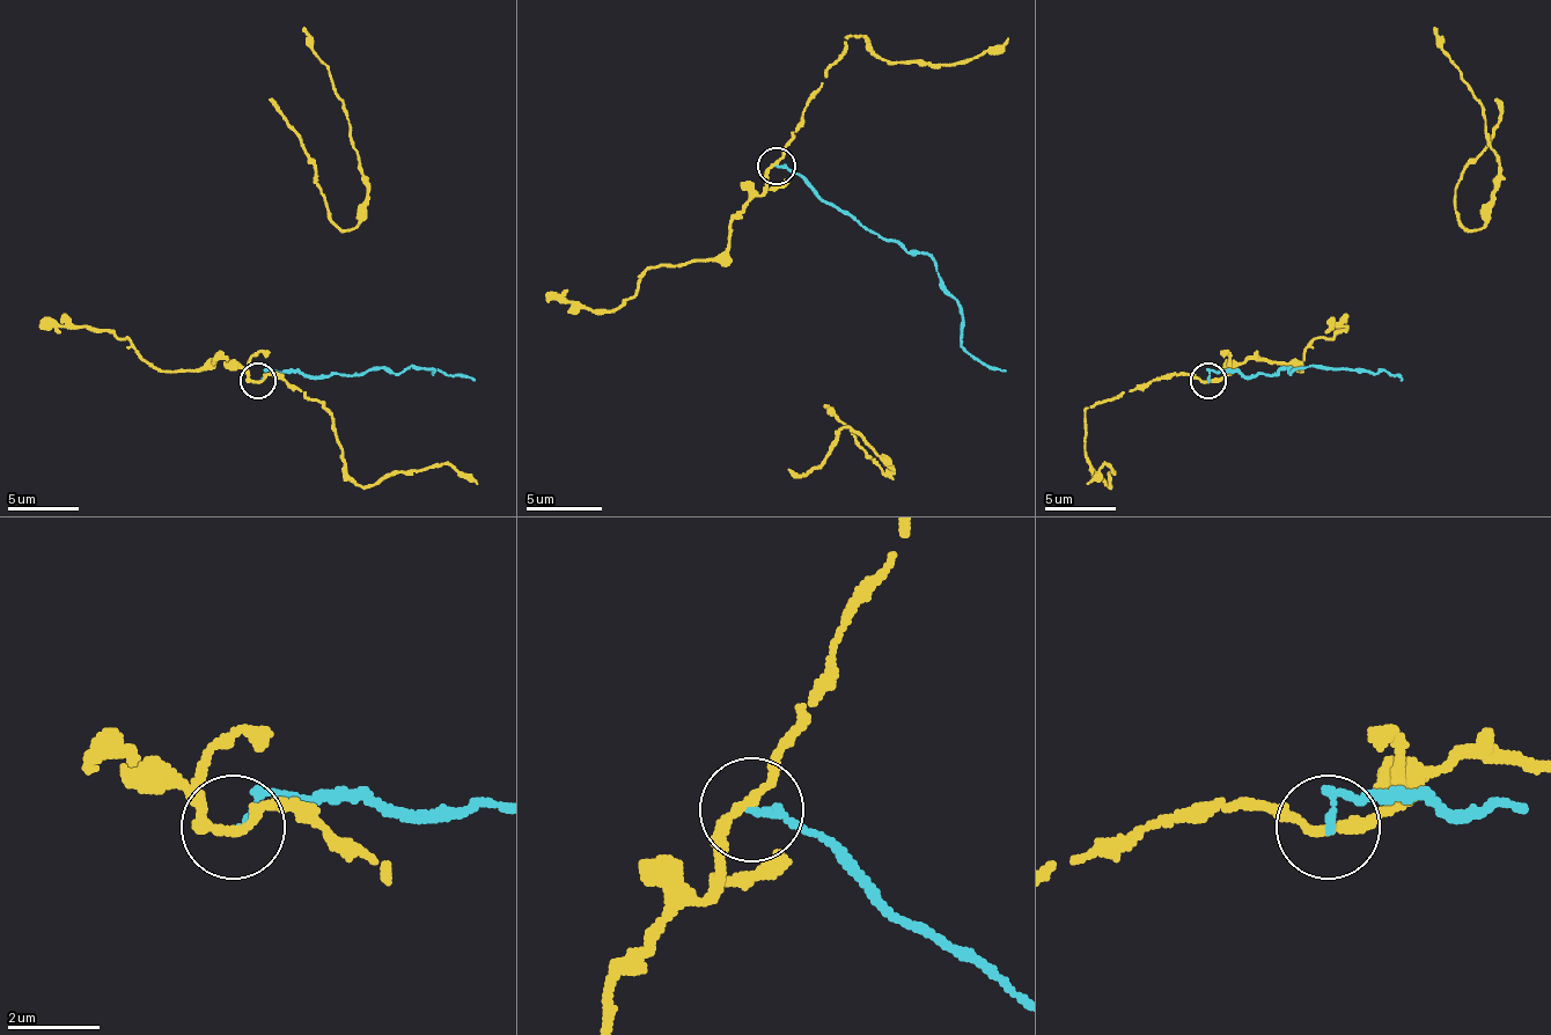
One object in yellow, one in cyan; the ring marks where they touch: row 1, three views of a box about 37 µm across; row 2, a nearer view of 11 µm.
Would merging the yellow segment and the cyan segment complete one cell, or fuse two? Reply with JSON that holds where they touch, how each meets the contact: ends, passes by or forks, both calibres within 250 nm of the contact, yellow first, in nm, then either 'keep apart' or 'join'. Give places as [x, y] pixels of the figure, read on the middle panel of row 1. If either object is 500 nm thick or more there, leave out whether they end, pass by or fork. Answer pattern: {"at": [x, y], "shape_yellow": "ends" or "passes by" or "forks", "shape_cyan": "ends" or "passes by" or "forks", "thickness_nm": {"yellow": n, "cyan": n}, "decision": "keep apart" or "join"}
{"at": [777, 166], "shape_yellow": "passes by", "shape_cyan": "ends", "thickness_nm": {"yellow": 200, "cyan": 130}, "decision": "keep apart"}

